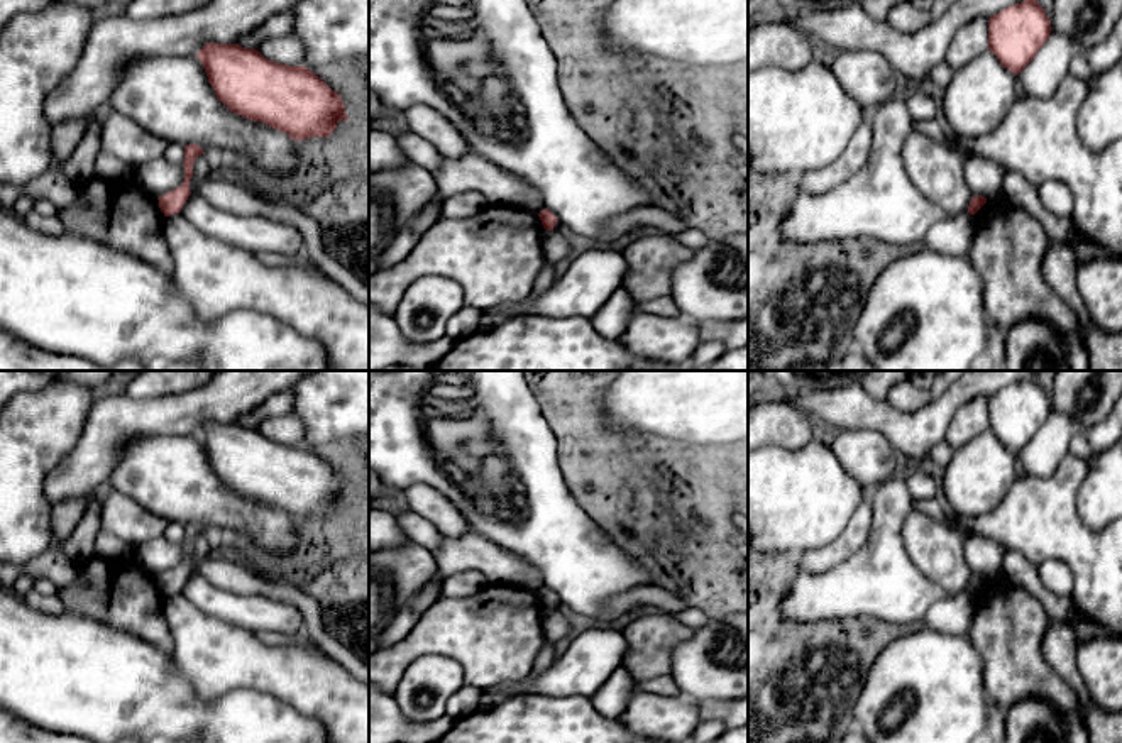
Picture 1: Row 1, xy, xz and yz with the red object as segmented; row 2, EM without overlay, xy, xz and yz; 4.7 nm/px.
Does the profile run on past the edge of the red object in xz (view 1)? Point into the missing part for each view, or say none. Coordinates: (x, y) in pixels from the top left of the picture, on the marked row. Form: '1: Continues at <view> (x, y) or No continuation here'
1: No continuation here

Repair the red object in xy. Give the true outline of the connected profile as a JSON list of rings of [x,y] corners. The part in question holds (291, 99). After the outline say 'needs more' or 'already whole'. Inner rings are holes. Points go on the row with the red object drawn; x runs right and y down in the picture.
[[[206,42],[196,58],[201,61],[217,98],[230,112],[267,124],[294,140],[328,137],[342,118],[349,120],[340,95],[305,66],[279,64],[264,58],[257,49],[239,44]]]; already whole

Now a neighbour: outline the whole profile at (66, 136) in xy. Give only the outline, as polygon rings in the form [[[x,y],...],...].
[[[103,102],[100,107],[91,110],[88,115],[61,122],[52,127],[52,168],[61,166],[71,157],[81,139],[85,137],[91,124],[103,122],[112,113],[110,103]]]

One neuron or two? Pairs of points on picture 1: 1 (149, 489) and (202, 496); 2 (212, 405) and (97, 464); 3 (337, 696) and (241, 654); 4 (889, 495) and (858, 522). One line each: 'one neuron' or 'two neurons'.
1: one neuron
2: one neuron
3: one neuron
4: two neurons

